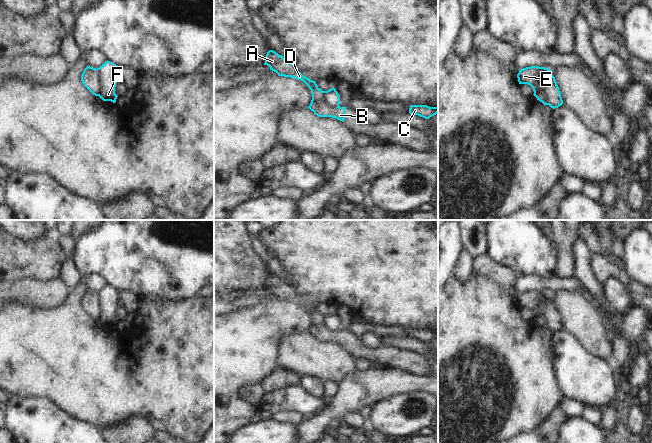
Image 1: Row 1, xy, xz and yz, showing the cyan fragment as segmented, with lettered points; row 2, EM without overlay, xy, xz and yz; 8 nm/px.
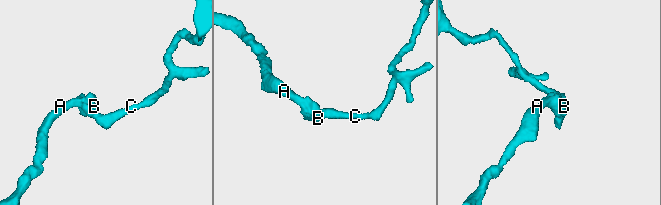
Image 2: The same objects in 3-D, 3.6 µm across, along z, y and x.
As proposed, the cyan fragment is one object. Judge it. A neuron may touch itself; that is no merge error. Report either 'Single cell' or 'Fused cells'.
Fused cells.

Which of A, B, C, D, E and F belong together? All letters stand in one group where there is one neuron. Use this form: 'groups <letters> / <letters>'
groups A B D / C E F

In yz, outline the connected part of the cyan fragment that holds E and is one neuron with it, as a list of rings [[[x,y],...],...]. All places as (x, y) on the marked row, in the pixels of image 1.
[[[531,66],[520,69],[517,74],[519,84],[528,84],[533,88],[534,96],[542,102],[544,105],[548,104],[548,98],[546,93],[538,87],[542,82],[542,77],[544,74],[551,72],[550,69],[545,67]]]

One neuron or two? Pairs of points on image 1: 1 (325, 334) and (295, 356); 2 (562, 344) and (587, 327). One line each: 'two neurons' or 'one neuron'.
1: two neurons
2: two neurons

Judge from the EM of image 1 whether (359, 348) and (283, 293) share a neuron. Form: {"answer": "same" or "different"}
{"answer": "same"}

